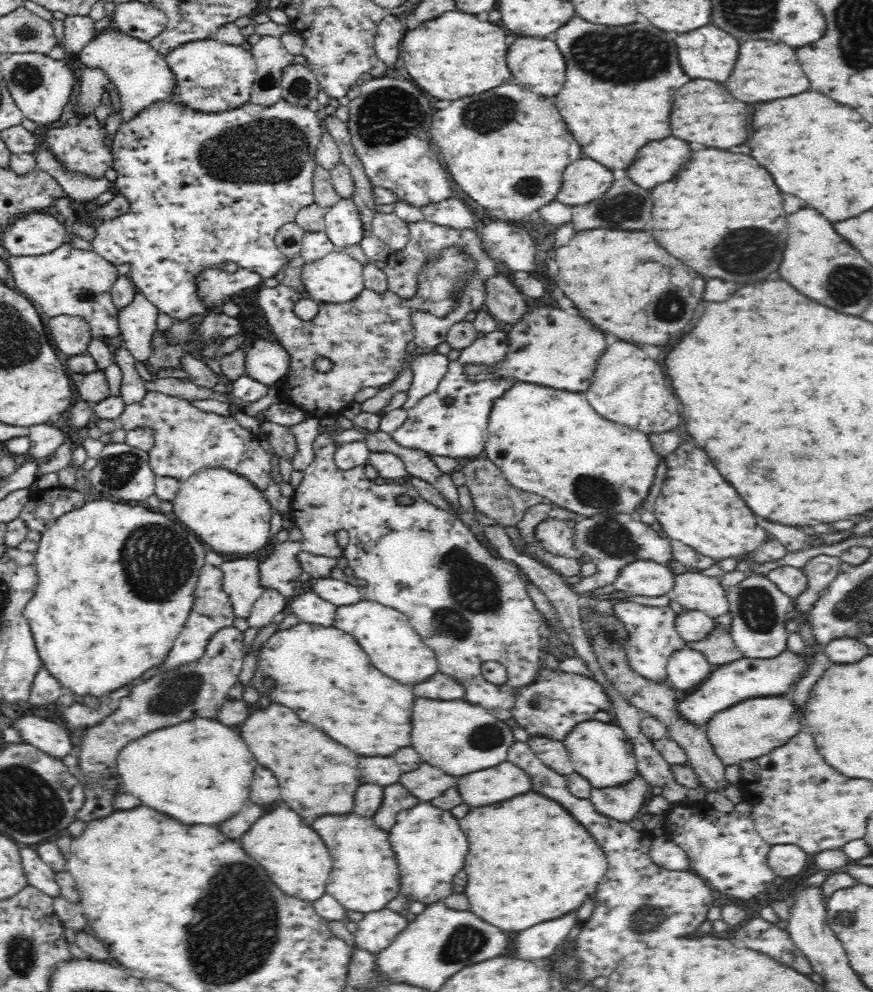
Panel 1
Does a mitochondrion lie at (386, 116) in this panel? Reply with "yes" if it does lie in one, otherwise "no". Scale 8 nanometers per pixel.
yes

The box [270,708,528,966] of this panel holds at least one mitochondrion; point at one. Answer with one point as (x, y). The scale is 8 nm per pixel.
(487, 736)

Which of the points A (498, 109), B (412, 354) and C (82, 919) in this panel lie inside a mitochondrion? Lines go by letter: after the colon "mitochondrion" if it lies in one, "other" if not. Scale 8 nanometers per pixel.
A: mitochondrion
B: other
C: other

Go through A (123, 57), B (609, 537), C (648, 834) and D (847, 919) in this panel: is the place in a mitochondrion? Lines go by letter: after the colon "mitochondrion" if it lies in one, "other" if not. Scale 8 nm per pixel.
A: other
B: mitochondrion
C: other
D: mitochondrion

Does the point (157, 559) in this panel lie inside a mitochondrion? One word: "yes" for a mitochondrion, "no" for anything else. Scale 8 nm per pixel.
yes

